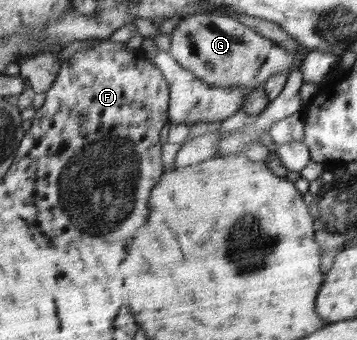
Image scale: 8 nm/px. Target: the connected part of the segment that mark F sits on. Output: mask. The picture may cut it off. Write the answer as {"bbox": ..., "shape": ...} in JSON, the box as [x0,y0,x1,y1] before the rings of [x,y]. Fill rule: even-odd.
{"bbox":[17,39,170,287],"shape":[[[102,39],[98,43],[88,48],[87,50],[81,49],[80,51],[74,53],[74,55],[63,61],[60,65],[60,71],[58,71],[58,77],[54,79],[53,86],[46,91],[45,102],[38,110],[36,110],[36,115],[32,118],[32,124],[30,129],[26,132],[26,135],[21,140],[20,149],[17,151],[17,160],[19,162],[22,157],[28,155],[30,157],[30,163],[33,159],[45,160],[45,156],[49,157],[49,161],[42,163],[45,165],[40,172],[38,172],[35,177],[35,189],[34,193],[36,194],[38,200],[47,200],[50,204],[50,211],[54,214],[51,224],[52,229],[56,232],[56,235],[53,238],[50,238],[52,242],[48,244],[50,248],[54,248],[54,251],[60,250],[60,252],[67,251],[68,255],[65,258],[59,257],[58,259],[66,264],[64,269],[63,280],[70,284],[72,283],[76,287],[86,286],[87,282],[92,282],[96,280],[95,278],[102,279],[103,277],[108,277],[112,280],[115,277],[122,280],[122,275],[118,271],[120,267],[120,261],[124,259],[124,245],[126,241],[130,241],[130,233],[136,233],[136,229],[146,221],[146,215],[148,215],[148,207],[146,207],[146,201],[148,201],[148,193],[150,189],[156,186],[160,181],[160,176],[163,175],[165,170],[162,166],[161,161],[161,148],[163,144],[164,135],[167,130],[168,124],[168,109],[169,109],[169,95],[170,88],[168,88],[168,81],[164,78],[162,71],[152,65],[152,63],[144,56],[141,50],[135,51],[126,51],[124,49],[124,43],[113,42],[109,39]]]}

